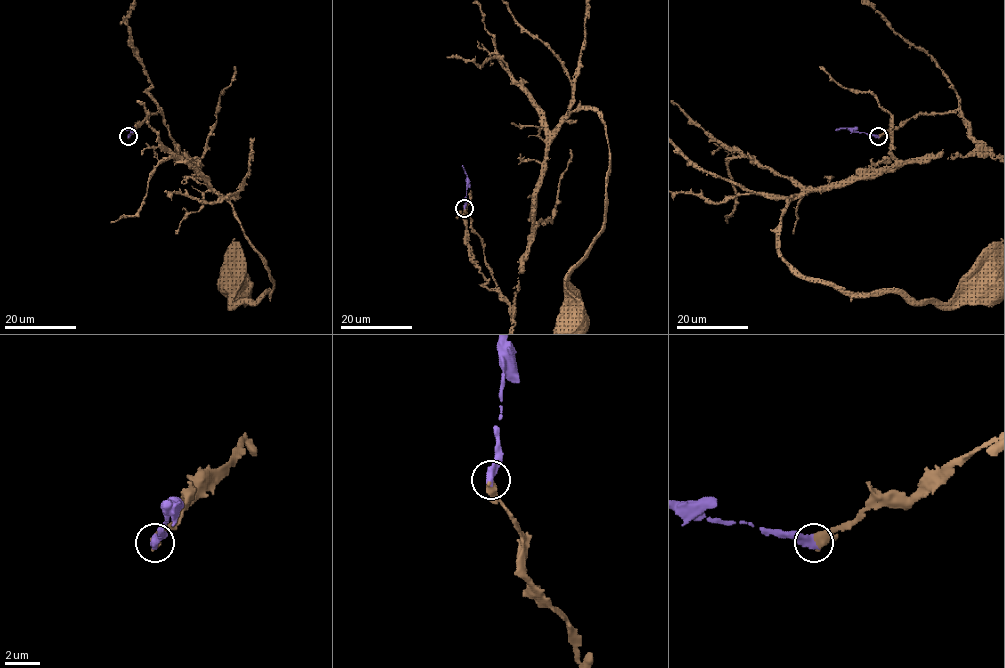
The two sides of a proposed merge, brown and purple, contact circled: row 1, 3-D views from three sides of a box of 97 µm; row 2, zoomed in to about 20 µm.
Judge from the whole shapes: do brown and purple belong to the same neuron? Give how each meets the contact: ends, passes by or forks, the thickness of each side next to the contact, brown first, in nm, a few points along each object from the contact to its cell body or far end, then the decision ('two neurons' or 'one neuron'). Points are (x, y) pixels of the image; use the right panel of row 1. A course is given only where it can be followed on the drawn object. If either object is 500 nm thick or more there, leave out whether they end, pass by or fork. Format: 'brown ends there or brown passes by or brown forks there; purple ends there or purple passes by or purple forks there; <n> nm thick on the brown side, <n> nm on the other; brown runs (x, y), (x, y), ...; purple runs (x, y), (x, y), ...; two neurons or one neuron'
550 nm thick on the brown side, 550 nm on the other; brown runs (878, 137), (957, 110), (976, 146), (807, 187), (785, 208), (780, 254), (854, 292), (947, 302), (992, 284); purple runs (878, 137), (847, 128), (835, 130); one neuron

